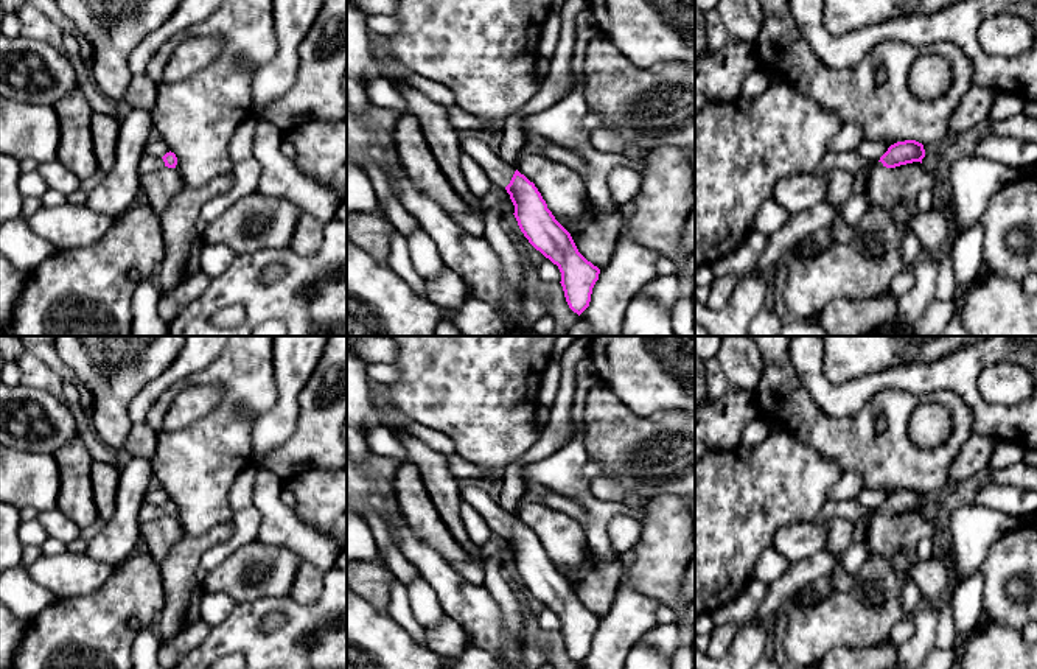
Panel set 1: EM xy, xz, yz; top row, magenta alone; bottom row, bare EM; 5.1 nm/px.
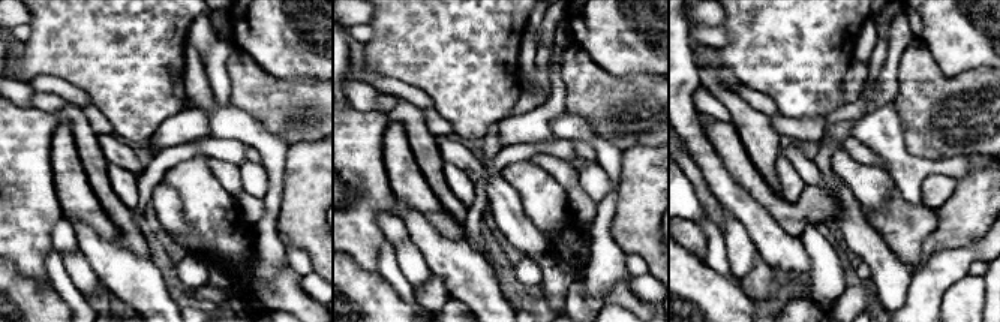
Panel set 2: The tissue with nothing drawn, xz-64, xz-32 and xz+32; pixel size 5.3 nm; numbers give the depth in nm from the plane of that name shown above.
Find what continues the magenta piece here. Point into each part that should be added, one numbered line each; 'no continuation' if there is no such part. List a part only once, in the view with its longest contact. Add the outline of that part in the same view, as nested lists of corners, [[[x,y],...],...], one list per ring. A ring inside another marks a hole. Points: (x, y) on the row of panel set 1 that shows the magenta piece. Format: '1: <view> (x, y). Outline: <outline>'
1: xz (499, 173). Outline: [[[460,135],[462,154],[470,156],[485,171],[493,185],[505,188],[515,170],[505,163],[498,152],[491,151],[482,140],[476,137]]]

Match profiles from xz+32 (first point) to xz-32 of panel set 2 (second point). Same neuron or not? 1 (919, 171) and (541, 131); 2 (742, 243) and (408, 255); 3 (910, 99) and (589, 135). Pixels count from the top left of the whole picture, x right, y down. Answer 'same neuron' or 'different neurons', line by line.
1: same neuron
2: same neuron
3: different neurons

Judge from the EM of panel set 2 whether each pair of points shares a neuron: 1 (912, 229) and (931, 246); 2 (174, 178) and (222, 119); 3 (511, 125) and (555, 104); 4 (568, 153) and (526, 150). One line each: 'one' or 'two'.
1: two
2: two
3: one
4: one

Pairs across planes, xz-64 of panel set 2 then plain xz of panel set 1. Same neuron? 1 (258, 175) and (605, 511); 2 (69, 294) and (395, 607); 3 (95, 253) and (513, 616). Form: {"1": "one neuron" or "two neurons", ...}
{"1": "two neurons", "2": "one neuron", "3": "two neurons"}

